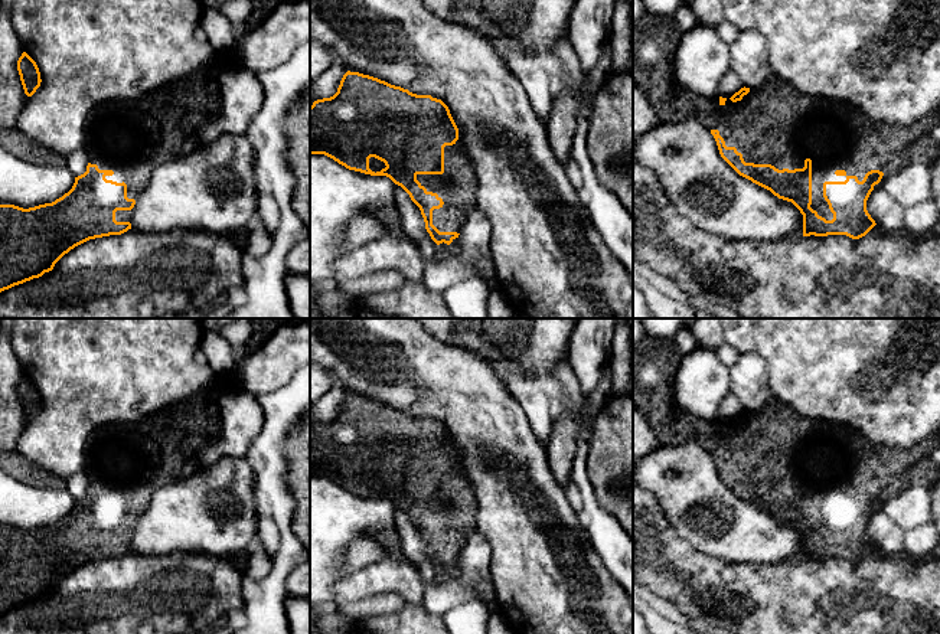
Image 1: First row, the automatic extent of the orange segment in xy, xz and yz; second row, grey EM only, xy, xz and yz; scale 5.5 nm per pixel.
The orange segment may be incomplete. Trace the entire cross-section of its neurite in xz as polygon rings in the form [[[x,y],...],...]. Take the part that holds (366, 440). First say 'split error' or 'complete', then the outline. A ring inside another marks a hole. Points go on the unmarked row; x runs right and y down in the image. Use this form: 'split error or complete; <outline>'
split error; [[[347,393],[333,419],[310,429],[310,477],[324,477],[349,493],[389,500],[420,530],[440,576],[458,568],[460,553],[474,532],[477,501],[458,463],[458,451],[441,422]],[[371,480],[386,490],[372,494]]]

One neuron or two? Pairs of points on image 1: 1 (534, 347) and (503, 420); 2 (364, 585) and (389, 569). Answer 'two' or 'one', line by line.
1: two
2: one

